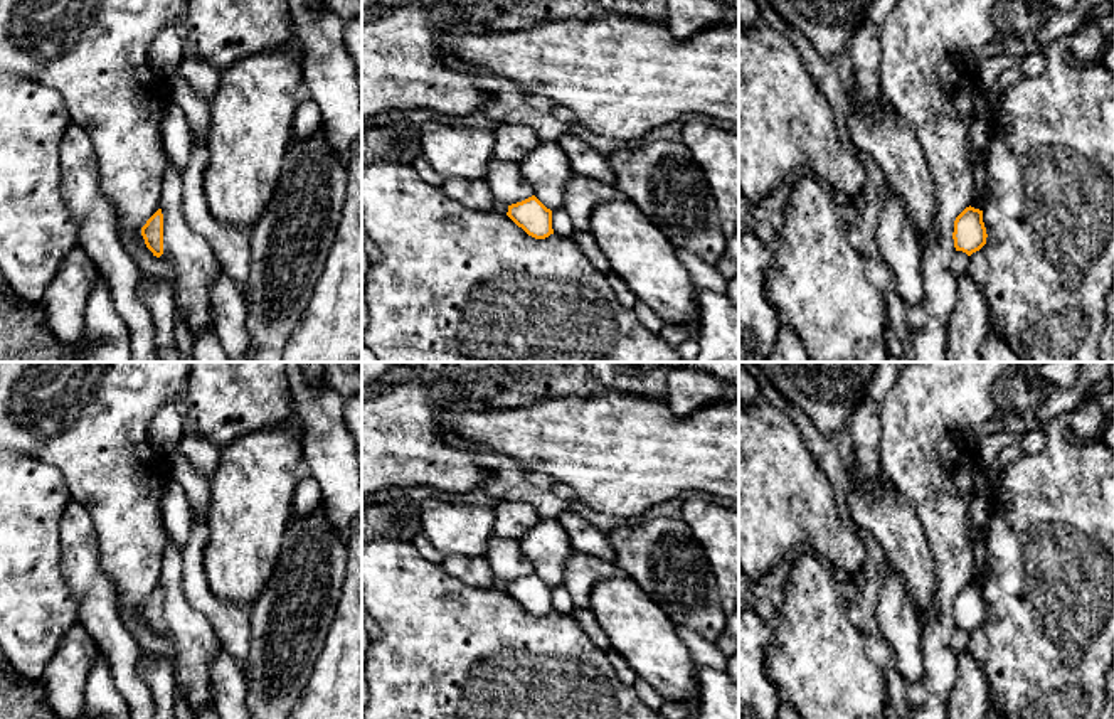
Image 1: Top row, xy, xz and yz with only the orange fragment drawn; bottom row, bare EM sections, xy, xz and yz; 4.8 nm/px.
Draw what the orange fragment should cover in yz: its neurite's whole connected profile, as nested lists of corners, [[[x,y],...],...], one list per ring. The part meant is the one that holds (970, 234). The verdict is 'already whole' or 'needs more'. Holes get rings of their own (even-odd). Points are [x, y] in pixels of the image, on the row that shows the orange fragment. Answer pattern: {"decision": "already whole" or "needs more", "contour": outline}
{"decision": "already whole", "contour": [[[966,207],[954,221],[954,248],[968,256],[979,251],[986,244],[986,227],[983,222],[983,210]]]}

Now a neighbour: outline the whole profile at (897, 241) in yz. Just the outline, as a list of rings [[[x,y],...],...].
[[[892,190],[878,216],[875,246],[894,273],[897,293],[909,306],[919,305],[924,298],[919,237]]]

